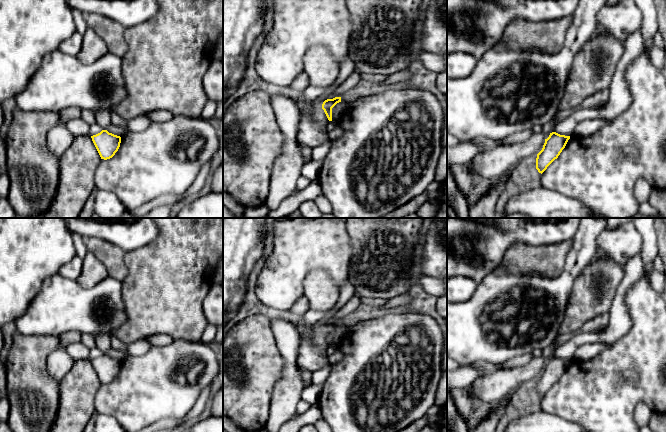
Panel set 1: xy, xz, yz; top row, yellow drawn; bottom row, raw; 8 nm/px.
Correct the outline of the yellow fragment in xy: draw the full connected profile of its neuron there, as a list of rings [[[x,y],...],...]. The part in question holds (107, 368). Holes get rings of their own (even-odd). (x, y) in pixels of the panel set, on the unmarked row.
[[[102,354],[100,357],[91,360],[92,365],[101,381],[107,384],[112,382],[118,375],[121,367],[121,361]]]

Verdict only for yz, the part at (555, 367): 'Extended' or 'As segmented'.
As segmented

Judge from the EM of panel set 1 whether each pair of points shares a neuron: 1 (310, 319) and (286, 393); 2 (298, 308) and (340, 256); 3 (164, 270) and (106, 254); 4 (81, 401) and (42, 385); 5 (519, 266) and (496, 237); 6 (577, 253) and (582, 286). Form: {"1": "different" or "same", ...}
{"1": "different", "2": "different", "3": "different", "4": "different", "5": "different", "6": "different"}

